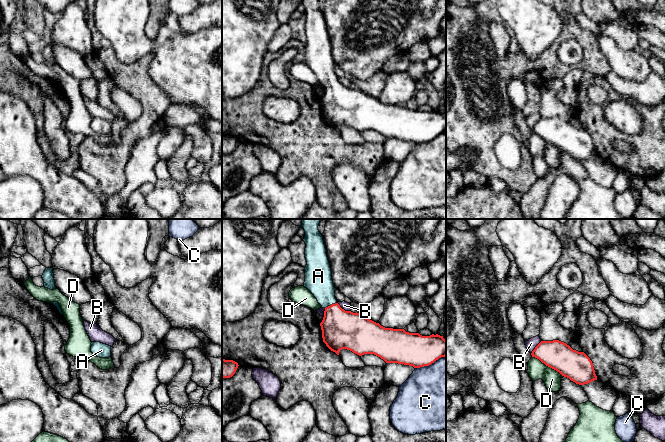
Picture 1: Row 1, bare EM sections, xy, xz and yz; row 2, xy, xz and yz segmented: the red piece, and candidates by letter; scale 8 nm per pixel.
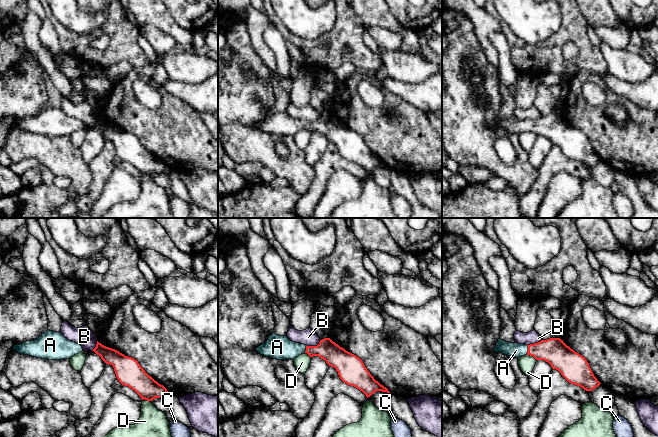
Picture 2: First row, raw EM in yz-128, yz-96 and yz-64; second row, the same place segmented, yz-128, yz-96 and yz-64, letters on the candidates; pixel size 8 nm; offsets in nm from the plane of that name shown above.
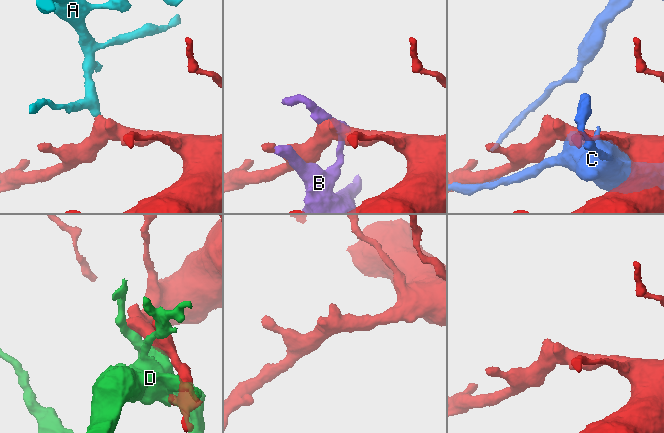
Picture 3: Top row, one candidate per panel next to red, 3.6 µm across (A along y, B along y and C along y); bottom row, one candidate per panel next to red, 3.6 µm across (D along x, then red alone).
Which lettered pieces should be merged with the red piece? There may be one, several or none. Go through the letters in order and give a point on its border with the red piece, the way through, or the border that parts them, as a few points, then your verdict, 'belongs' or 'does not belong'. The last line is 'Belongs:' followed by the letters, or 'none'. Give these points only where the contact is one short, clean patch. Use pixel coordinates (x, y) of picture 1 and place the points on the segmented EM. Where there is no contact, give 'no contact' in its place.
A: contact xz (330, 305); way xz (341, 329), (336, 322), (330, 305), (318, 281), (318, 277); belongs
B: contact xz (343, 309); does not belong
C: contact xz (430, 364); does not belong
D: contact yz (547, 365); does not belong
Belongs: A

